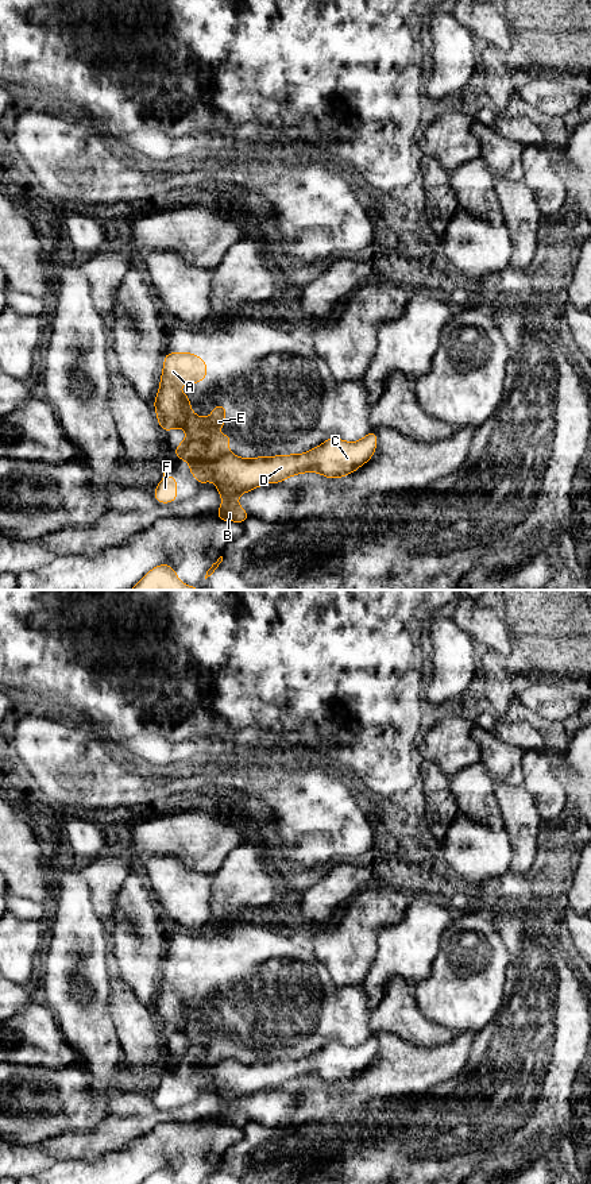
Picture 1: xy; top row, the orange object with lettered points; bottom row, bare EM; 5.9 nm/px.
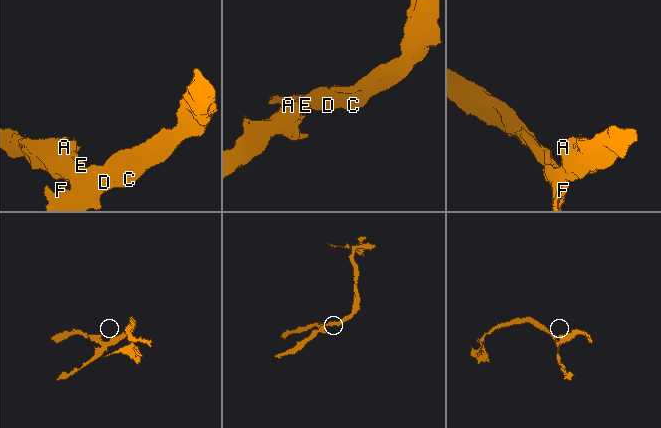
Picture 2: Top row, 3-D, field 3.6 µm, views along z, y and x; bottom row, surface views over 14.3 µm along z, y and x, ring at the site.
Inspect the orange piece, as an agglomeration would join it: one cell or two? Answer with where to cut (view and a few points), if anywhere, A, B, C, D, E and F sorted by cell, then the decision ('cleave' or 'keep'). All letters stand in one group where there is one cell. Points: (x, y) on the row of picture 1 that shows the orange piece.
cut xy (188, 434), (208, 448), (208, 458), (216, 458), (227, 451); groups A E / B C D F; cleave

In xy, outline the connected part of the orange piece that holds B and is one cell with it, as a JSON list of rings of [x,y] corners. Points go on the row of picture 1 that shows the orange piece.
[[[376,429],[363,439],[348,443],[329,437],[305,454],[274,455],[270,458],[240,458],[229,451],[216,459],[208,459],[209,448],[189,435],[173,447],[178,460],[188,460],[190,474],[202,486],[213,481],[223,504],[217,509],[217,520],[244,524],[251,517],[239,504],[237,497],[267,483],[281,483],[291,475],[320,473],[336,479],[355,473],[375,454]]]

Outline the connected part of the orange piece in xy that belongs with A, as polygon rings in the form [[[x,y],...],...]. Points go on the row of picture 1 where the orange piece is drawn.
[[[166,352],[161,383],[154,400],[154,409],[159,427],[167,433],[174,428],[184,428],[192,439],[202,441],[208,448],[206,458],[216,459],[228,451],[233,439],[219,435],[217,428],[225,427],[225,405],[212,406],[210,417],[198,417],[190,409],[190,396],[179,392],[181,383],[192,387],[198,381],[206,381],[206,360],[194,352]]]

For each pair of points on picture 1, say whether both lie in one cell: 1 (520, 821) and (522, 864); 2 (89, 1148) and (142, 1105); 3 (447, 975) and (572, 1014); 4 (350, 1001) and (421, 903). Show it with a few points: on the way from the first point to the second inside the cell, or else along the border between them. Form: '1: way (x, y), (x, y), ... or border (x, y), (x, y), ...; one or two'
1: way (522, 832), (522, 853); one
2: way (103, 1140), (128, 1118); one
3: border (509, 961), (505, 970), (503, 1002), (490, 1022); two
4: border (362, 984), (371, 1011); two

